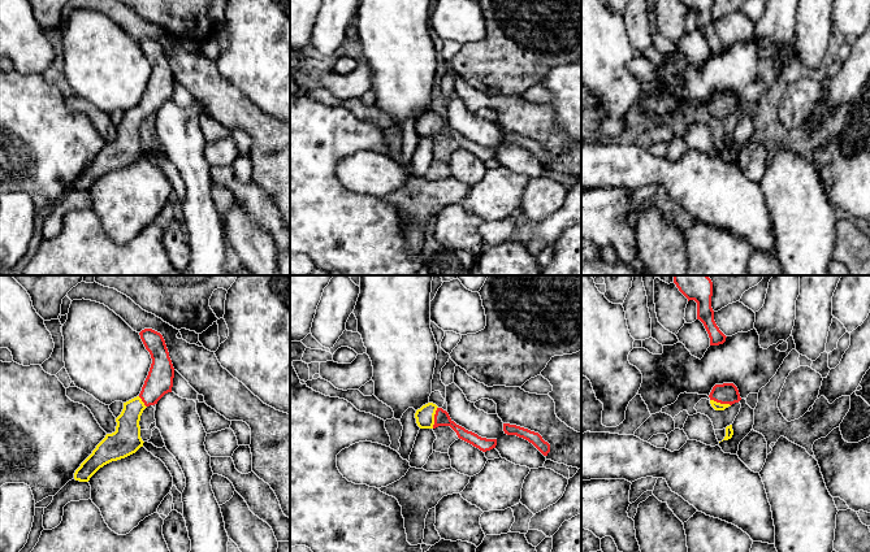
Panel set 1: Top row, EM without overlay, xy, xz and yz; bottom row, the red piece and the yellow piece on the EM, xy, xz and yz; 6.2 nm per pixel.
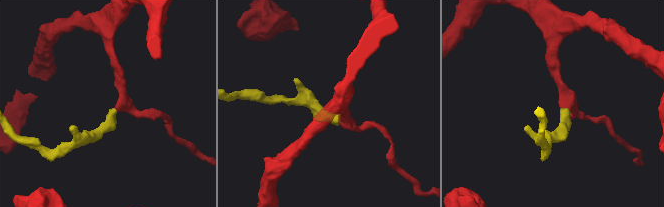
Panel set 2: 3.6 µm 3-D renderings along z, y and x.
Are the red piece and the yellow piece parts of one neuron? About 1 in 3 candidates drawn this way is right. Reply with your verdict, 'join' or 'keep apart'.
join

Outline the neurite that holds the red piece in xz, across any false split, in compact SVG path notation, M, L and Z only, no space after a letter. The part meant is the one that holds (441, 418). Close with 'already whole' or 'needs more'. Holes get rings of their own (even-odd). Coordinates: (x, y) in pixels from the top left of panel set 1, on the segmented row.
M433 403L423 405L415 413L416 423L420 429L436 429L438 426L450 426L458 435L459 439L472 444L482 452L495 448L497 439L481 438L477 434L466 430L456 425L446 410L438 408Z; needs more

